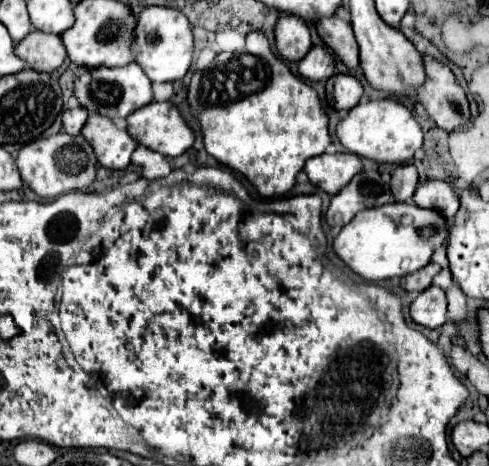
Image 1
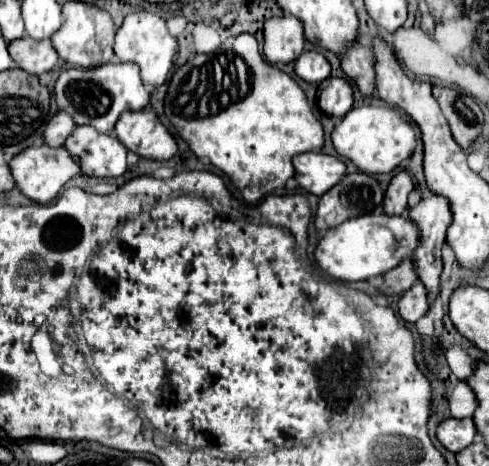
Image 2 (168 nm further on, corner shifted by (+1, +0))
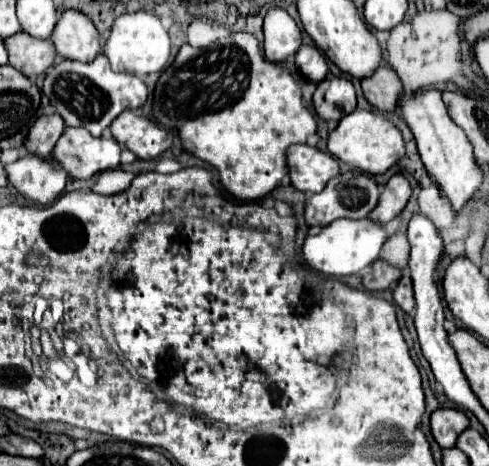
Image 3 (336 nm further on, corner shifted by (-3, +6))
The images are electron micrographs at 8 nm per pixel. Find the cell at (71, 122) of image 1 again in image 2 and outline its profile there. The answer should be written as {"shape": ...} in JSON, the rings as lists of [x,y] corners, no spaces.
{"shape":[[[57,112],[49,120],[49,124],[45,124],[45,132],[43,132],[45,144],[49,144],[53,148],[63,146],[65,140],[67,140],[67,136],[73,132],[73,128],[75,128],[73,118],[67,112]]]}

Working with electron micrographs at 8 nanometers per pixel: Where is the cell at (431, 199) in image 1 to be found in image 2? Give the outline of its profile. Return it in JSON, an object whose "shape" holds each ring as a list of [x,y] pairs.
{"shape":[[[437,194],[425,196],[415,208],[411,208],[409,218],[413,218],[413,222],[417,224],[417,228],[421,232],[421,244],[419,244],[417,252],[413,252],[413,266],[417,268],[417,276],[425,284],[425,288],[429,292],[429,308],[431,308],[435,304],[437,296],[439,296],[439,282],[441,282],[441,272],[443,272],[441,246],[445,242],[445,234],[447,234],[447,228],[451,224],[449,202],[443,196],[437,196]]]}

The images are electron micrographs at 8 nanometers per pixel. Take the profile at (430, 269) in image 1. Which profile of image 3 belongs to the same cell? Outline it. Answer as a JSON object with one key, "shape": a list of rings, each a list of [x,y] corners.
{"shape":[[[377,260],[371,266],[371,274],[363,276],[363,286],[371,292],[381,292],[387,290],[391,284],[395,284],[399,278],[401,278],[401,268],[395,268],[385,260]]]}

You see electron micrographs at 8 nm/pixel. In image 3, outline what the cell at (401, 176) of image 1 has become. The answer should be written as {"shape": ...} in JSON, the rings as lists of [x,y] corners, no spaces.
{"shape":[[[403,174],[391,176],[381,192],[381,202],[375,206],[373,214],[369,214],[369,218],[375,222],[381,222],[381,224],[387,224],[405,208],[409,196],[411,196],[409,180]]]}

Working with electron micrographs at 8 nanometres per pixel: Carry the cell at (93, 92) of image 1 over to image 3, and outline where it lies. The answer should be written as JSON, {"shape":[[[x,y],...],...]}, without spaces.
{"shape":[[[99,54],[93,62],[83,64],[77,60],[63,60],[47,70],[43,92],[49,96],[55,110],[63,116],[65,126],[83,126],[93,136],[101,136],[111,122],[129,108],[139,108],[147,100],[147,86],[135,74],[113,72],[105,54]]]}

